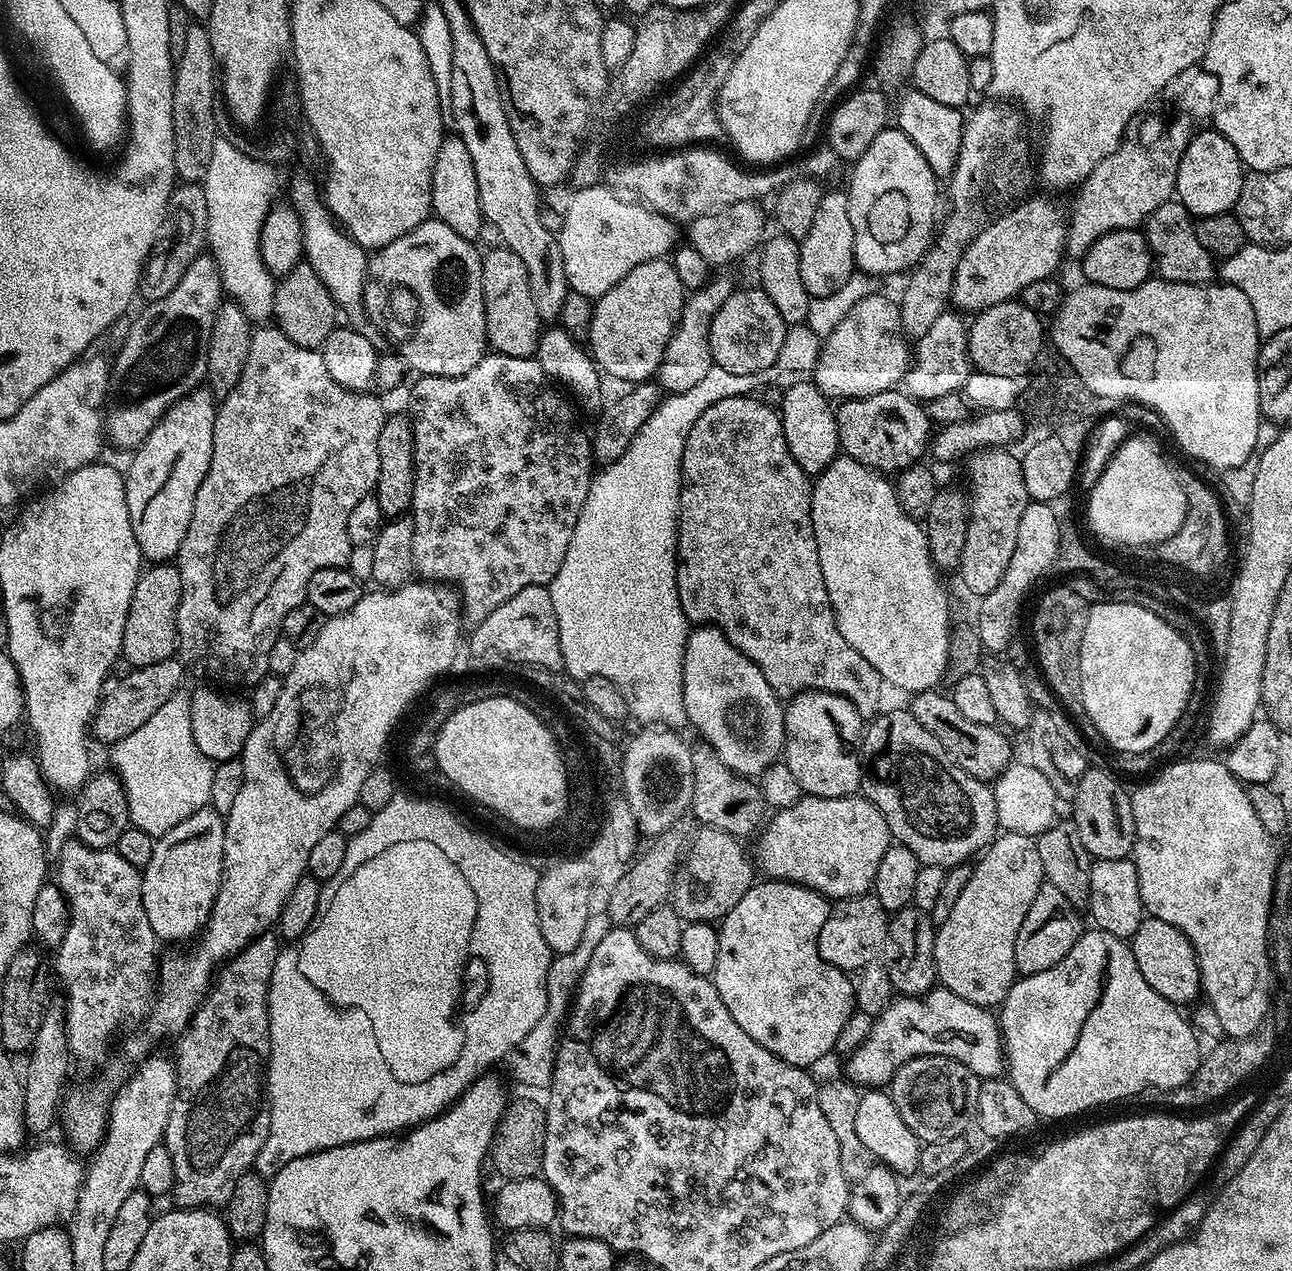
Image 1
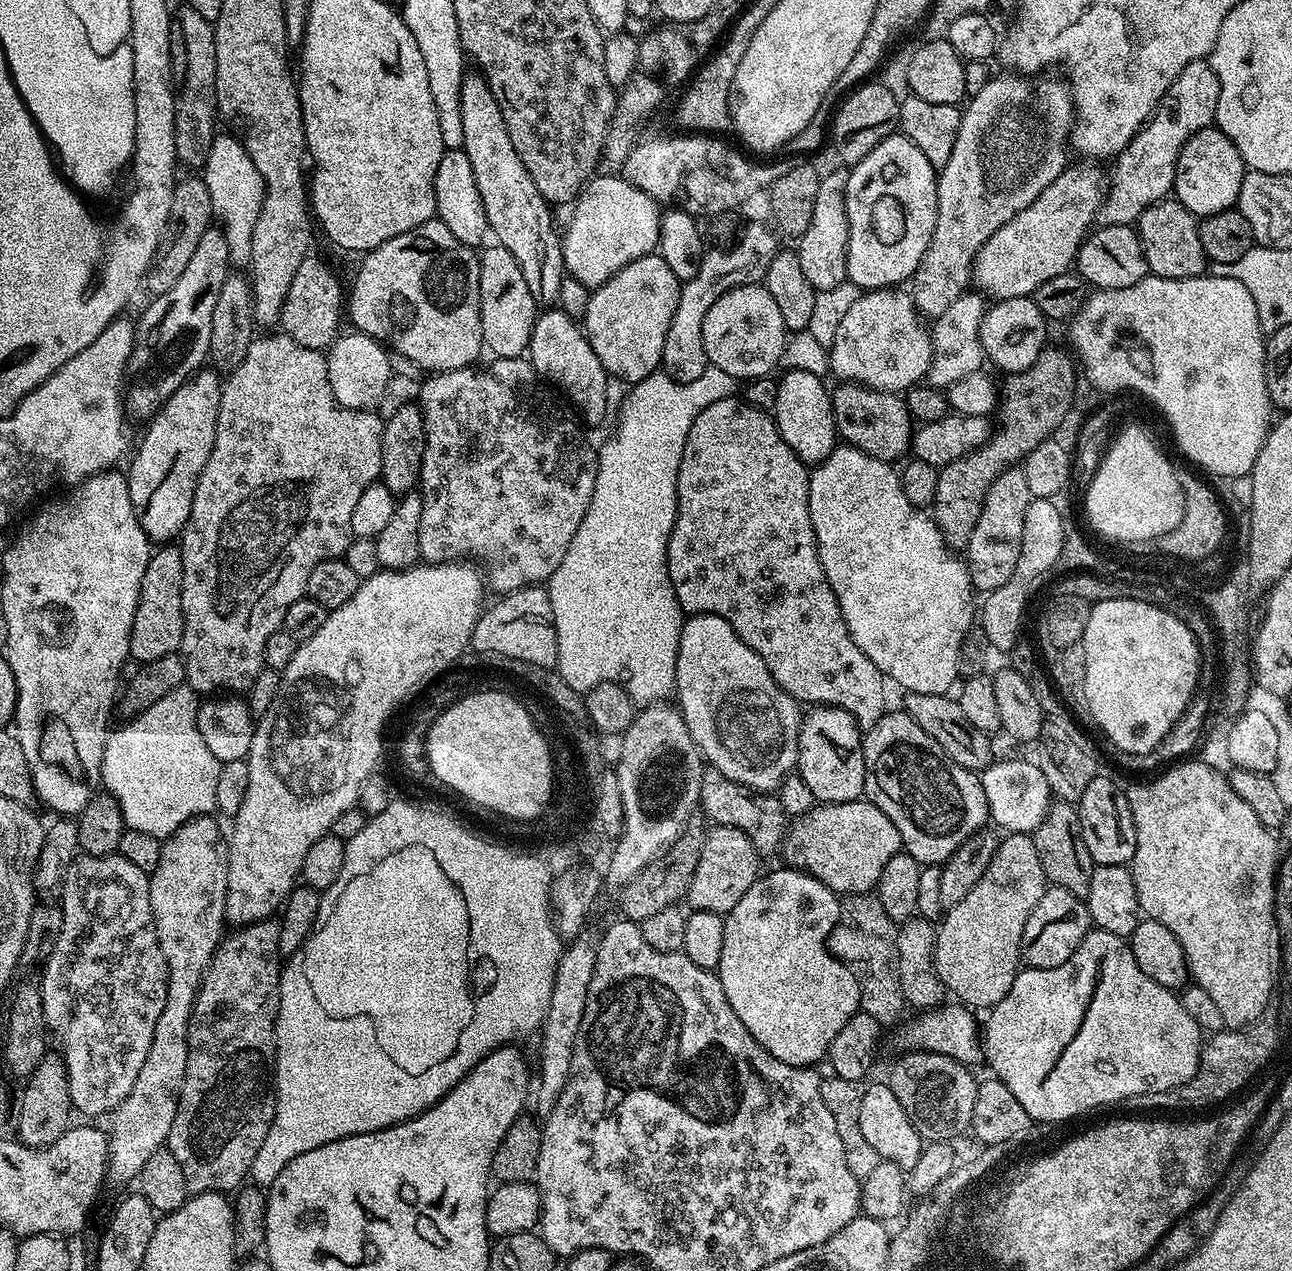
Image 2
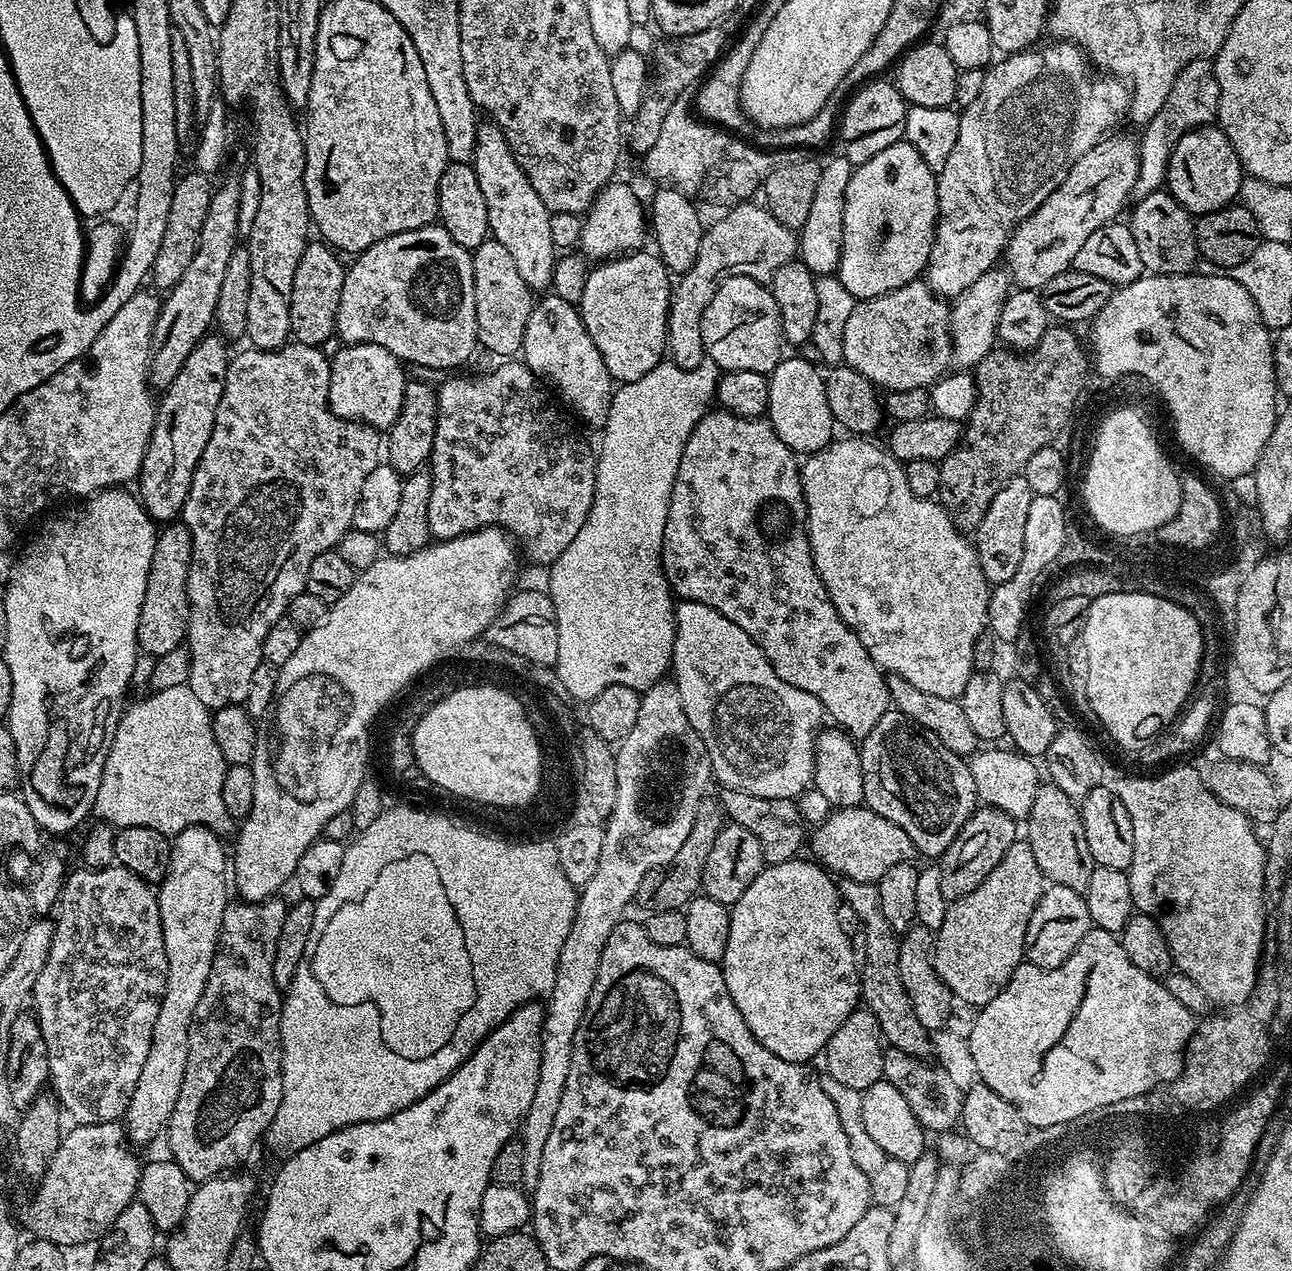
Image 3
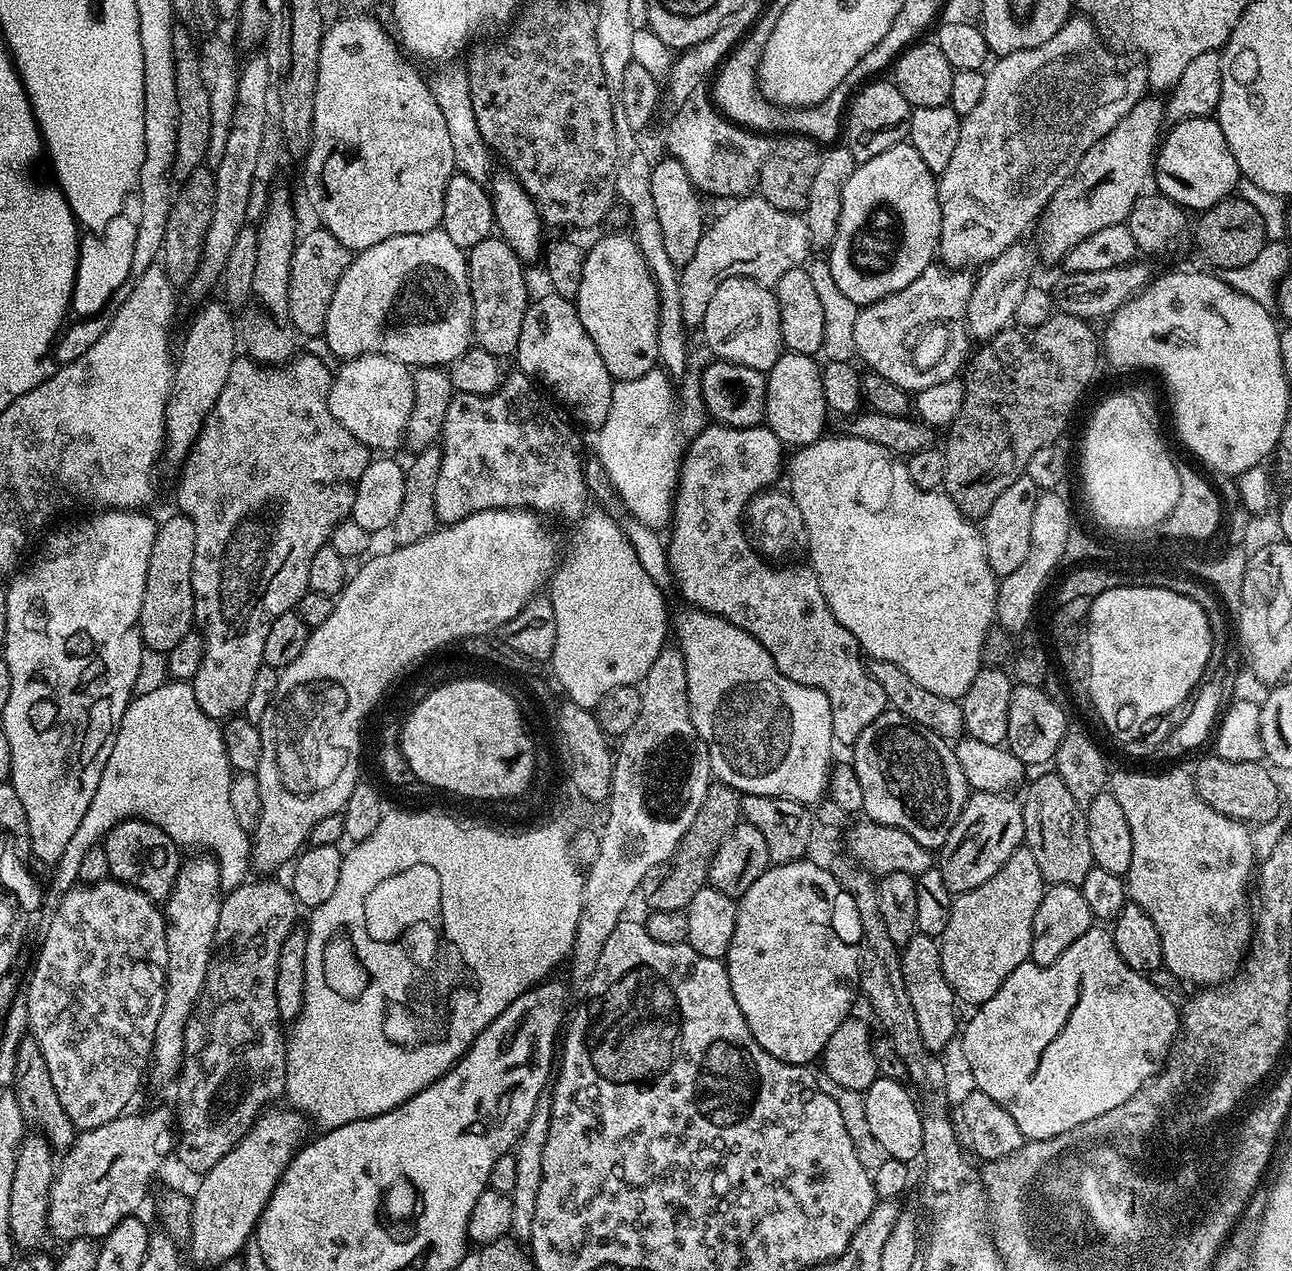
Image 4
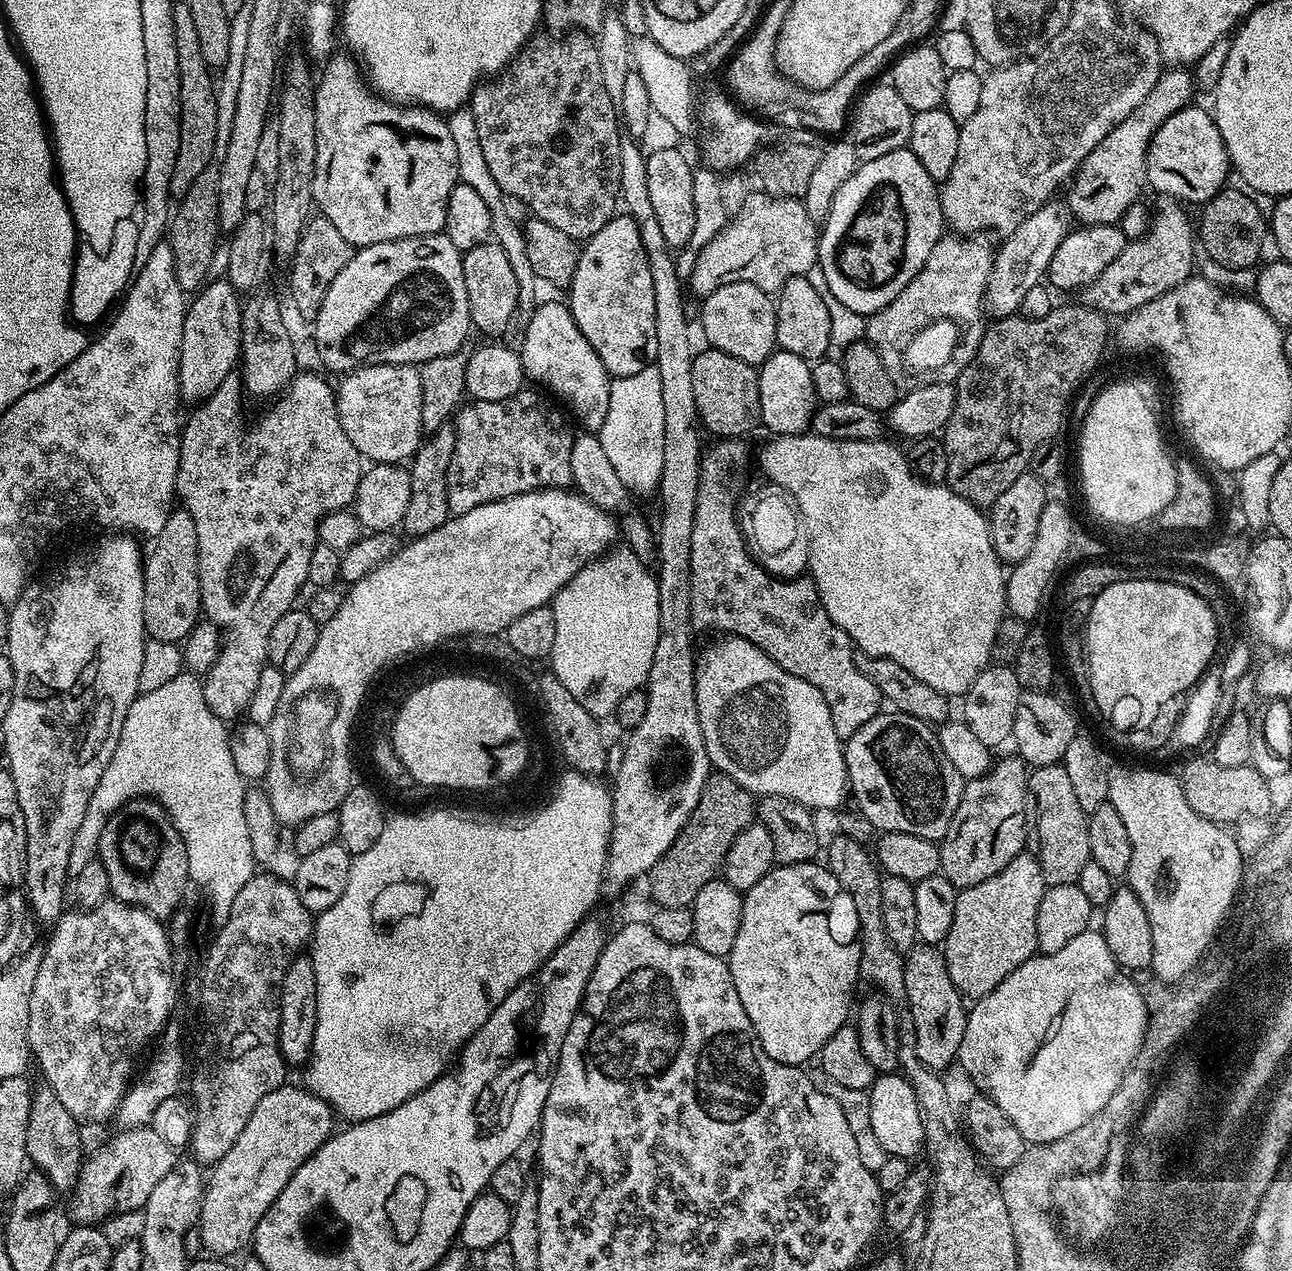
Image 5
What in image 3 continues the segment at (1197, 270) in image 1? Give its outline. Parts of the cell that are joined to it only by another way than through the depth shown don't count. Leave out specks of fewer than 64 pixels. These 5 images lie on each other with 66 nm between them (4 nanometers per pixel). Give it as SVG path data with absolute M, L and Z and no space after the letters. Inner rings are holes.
M1159 190L1141 195L1131 205L1132 217L1126 220L1130 234L1138 245L1145 273L1153 276L1186 276L1197 267L1196 221L1167 191Z

